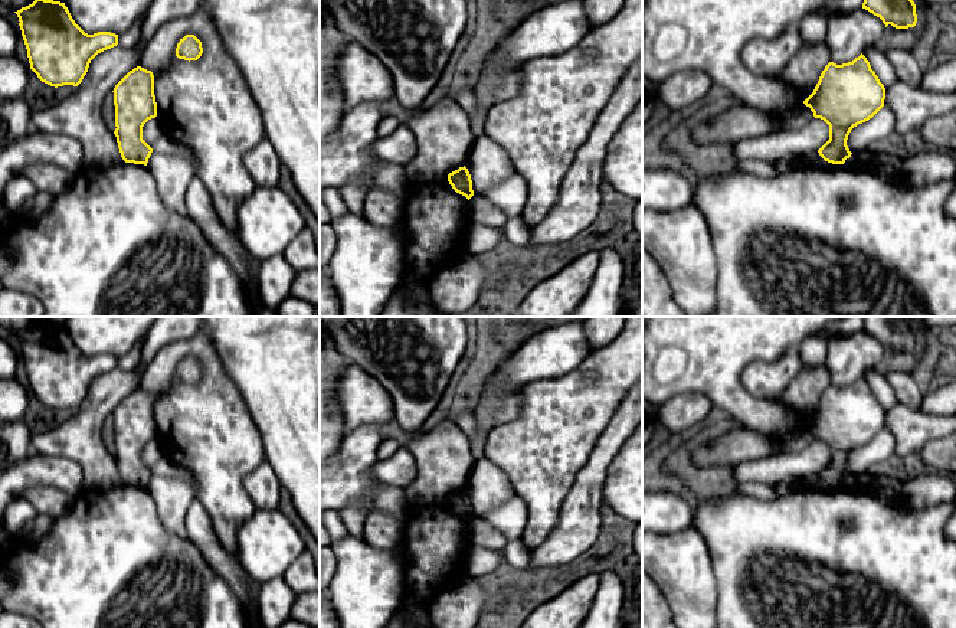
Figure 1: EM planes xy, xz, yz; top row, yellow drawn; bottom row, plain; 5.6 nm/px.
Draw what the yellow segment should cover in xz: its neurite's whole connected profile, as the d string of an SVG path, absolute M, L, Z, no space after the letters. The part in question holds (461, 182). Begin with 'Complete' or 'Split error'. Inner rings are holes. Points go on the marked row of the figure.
Complete. M465 166L449 173L448 181L456 193L465 196L468 200L474 196L471 174Z

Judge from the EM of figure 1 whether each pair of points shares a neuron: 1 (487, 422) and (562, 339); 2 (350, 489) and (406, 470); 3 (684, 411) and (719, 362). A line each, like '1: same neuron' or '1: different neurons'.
1: same neuron
2: different neurons
3: different neurons

